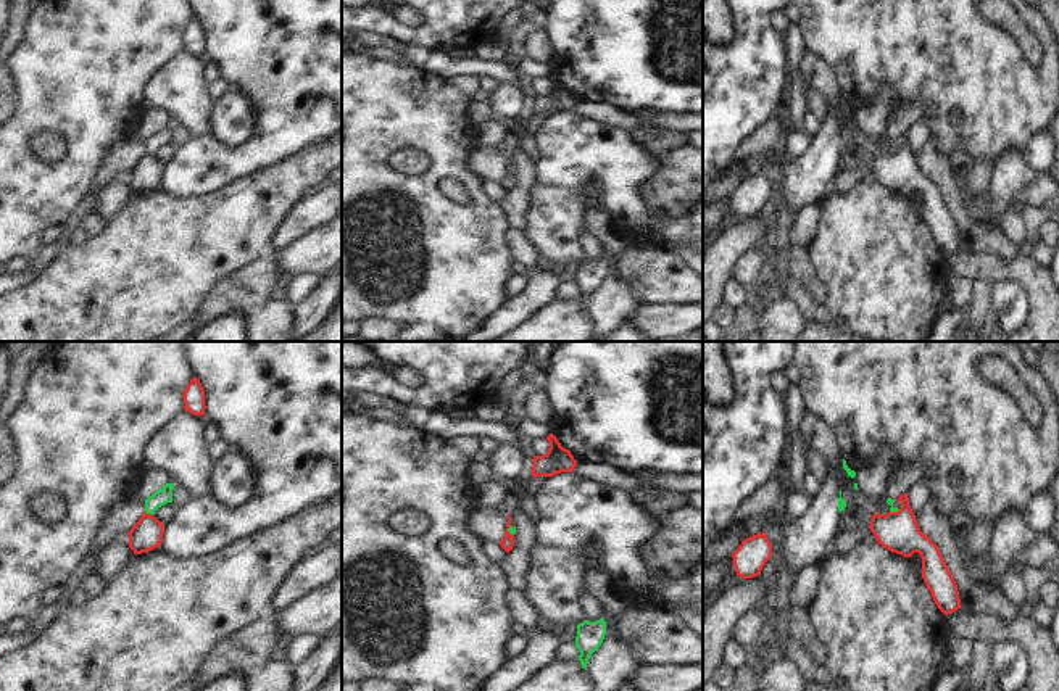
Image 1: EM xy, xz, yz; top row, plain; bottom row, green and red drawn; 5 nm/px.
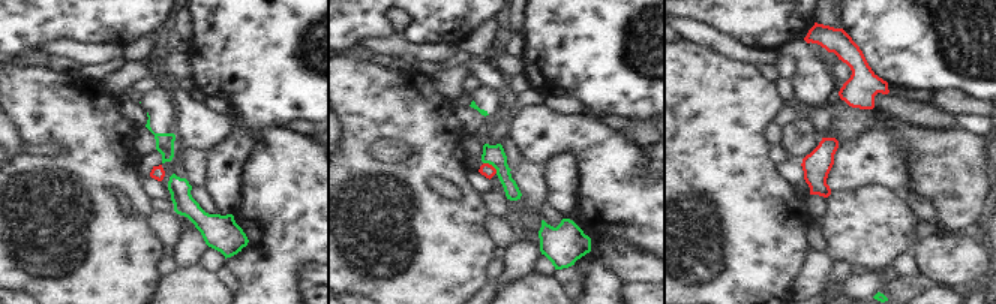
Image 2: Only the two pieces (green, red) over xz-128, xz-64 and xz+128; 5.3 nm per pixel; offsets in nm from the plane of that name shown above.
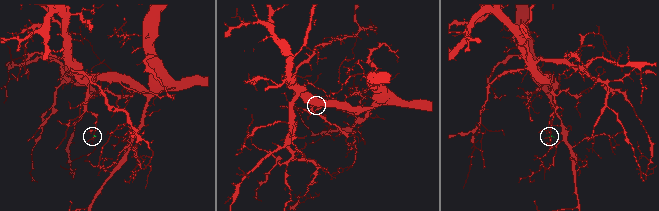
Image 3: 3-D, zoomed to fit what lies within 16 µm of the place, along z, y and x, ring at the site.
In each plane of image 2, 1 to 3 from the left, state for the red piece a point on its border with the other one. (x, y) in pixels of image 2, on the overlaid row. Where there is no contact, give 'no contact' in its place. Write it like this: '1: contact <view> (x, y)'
1: no contact
2: contact xz-64 (491, 163)
3: no contact

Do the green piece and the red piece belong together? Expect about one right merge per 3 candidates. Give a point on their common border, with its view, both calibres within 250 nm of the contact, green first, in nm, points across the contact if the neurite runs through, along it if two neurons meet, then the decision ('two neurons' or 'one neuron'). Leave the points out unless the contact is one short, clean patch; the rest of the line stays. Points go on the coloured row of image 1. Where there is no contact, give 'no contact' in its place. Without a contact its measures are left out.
meets green in xy at (149, 513); 80 nm thick on the green side, 160 nm on the other; border along xy (145, 511), (152, 516); two neurons

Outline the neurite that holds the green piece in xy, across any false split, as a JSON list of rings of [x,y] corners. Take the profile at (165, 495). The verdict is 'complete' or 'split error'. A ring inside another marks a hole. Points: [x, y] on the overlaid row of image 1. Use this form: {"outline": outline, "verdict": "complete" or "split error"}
{"outline": [[[166,483],[161,490],[155,491],[145,499],[145,512],[155,514],[155,511],[168,503],[172,503],[174,483]]], "verdict": "complete"}

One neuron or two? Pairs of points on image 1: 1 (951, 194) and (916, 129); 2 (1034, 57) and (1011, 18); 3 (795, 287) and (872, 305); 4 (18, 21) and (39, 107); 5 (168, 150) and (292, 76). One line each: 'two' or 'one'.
1: two
2: one
3: one
4: two
5: two

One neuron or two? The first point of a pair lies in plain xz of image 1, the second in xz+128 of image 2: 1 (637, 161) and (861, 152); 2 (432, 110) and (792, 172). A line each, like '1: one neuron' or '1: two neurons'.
1: one neuron
2: two neurons

